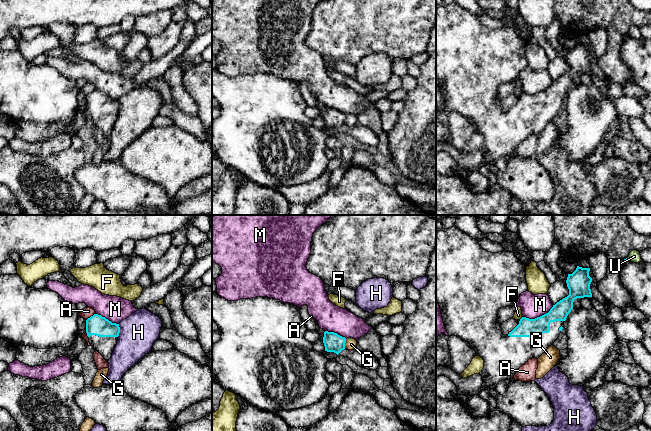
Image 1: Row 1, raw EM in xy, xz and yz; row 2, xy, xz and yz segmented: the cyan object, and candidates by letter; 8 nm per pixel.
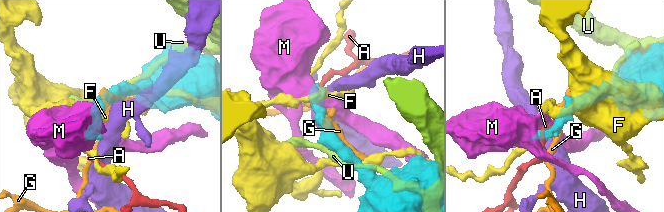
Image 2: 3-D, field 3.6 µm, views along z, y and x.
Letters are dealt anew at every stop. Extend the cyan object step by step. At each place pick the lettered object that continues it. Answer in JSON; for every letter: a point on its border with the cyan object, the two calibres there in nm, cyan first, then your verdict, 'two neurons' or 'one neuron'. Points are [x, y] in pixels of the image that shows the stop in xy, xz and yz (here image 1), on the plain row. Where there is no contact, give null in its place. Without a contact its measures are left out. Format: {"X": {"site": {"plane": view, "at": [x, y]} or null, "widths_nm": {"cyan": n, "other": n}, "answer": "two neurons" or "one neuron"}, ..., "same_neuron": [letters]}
{"A": {"site": {"plane": "xy", "at": [91, 92]}, "widths_nm": {"cyan": 160, "other": 80}, "answer": "two neurons"}, "F": {"site": {"plane": "yz", "at": [521, 94]}, "widths_nm": {"cyan": 150, "other": 70}, "answer": "two neurons"}, "G": {"site": {"plane": "xz", "at": [344, 120]}, "widths_nm": {"cyan": 150, "other": 90}, "answer": "two neurons"}, "H": {"site": {"plane": "xy", "at": [119, 106]}, "widths_nm": {"cyan": 160, "other": 300}, "answer": "two neurons"}, "M": {"site": {"plane": "yz", "at": [538, 93]}, "widths_nm": {"cyan": 150, "other": 190}, "answer": "two neurons"}, "U": {"site": {"plane": "yz", "at": [627, 35]}, "widths_nm": {"cyan": 30, "other": 100}, "answer": "two neurons"}, "same_neuron": []}

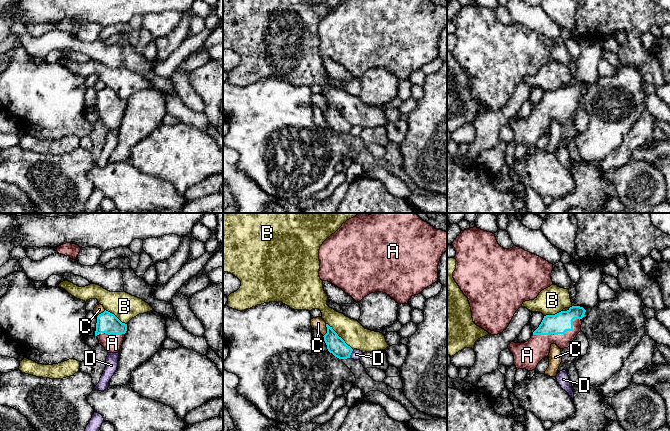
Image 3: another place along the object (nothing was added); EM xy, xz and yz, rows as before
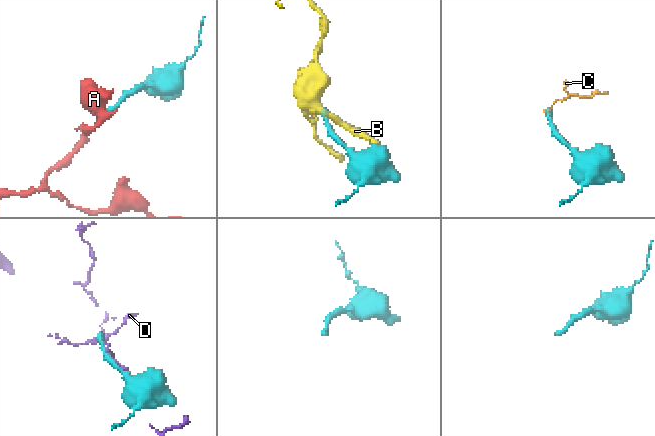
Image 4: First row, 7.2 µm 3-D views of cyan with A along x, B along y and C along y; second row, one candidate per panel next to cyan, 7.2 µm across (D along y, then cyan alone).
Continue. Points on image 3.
{"A": {"site": {"plane": "yz", "at": [560, 109]}, "widths_nm": {"cyan": 160, "other": 190}, "answer": "one neuron"}, "B": {"site": {"plane": "xz", "at": [340, 113]}, "widths_nm": {"cyan": 150, "other": 190}, "answer": "two neurons"}, "C": {"site": {"plane": "xz", "at": [327, 106]}, "widths_nm": {"cyan": 150, "other": 100}, "answer": "two neurons"}, "D": {"site": {"plane": "xz", "at": [350, 130]}, "widths_nm": {"cyan": 150, "other": 80}, "answer": "two neurons"}, "same_neuron": ["A"]}

